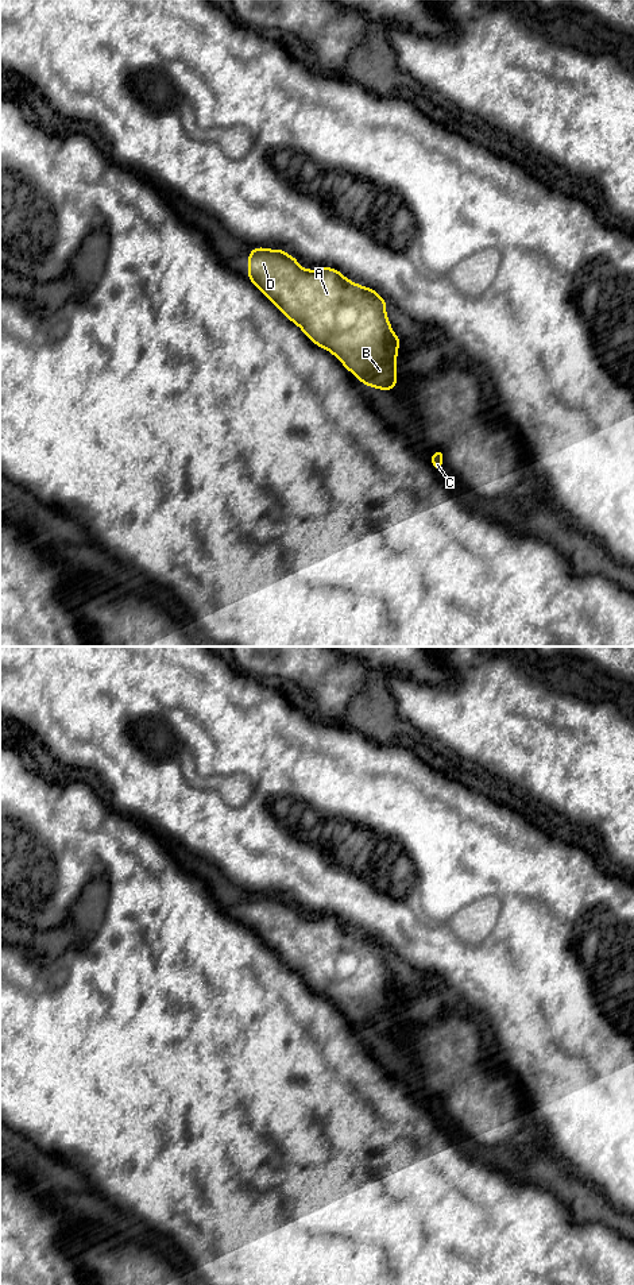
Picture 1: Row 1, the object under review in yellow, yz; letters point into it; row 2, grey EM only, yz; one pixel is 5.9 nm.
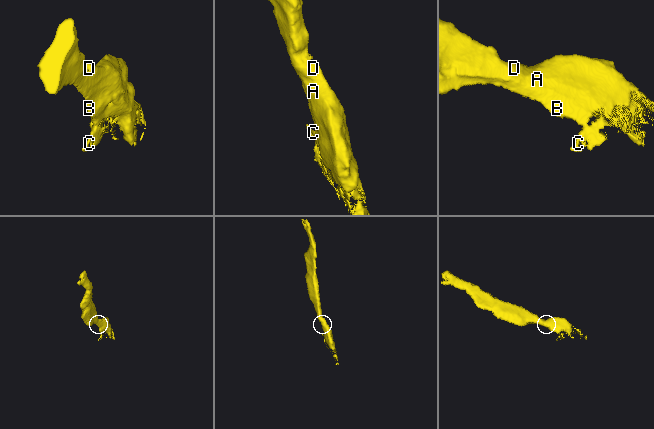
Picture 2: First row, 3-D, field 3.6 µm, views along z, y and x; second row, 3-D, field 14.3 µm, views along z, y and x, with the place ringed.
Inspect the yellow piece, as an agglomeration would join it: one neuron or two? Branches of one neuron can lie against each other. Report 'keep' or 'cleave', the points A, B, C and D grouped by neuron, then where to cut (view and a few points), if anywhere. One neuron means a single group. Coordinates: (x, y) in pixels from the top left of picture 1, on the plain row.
keep; A B C D; no cut

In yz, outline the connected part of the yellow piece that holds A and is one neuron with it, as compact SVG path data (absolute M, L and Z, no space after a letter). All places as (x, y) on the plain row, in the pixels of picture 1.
M263 895L248 900L248 927L317 995L337 1004L360 1031L378 1038L395 1037L398 993L403 988L391 977L387 950L378 939L347 927L333 915L301 917L287 899Z

